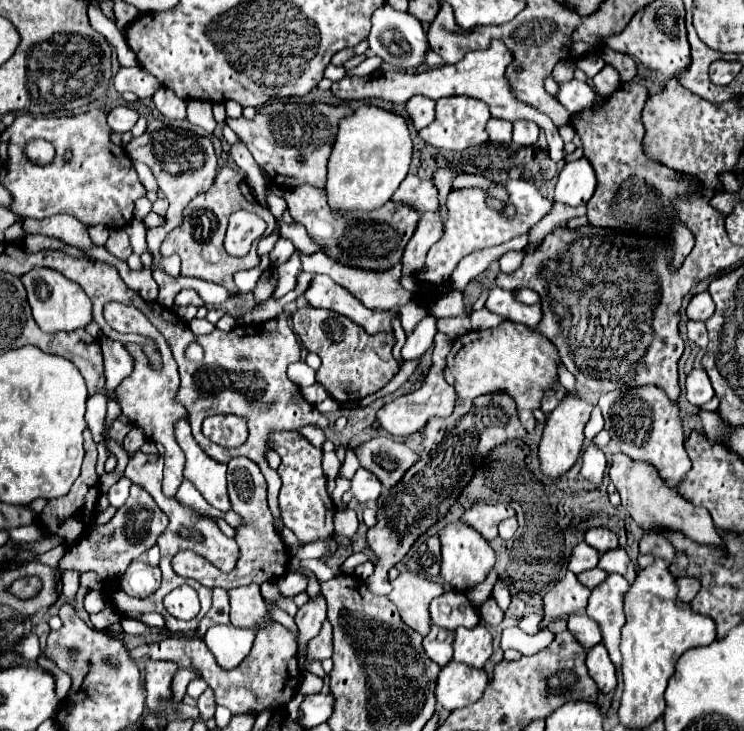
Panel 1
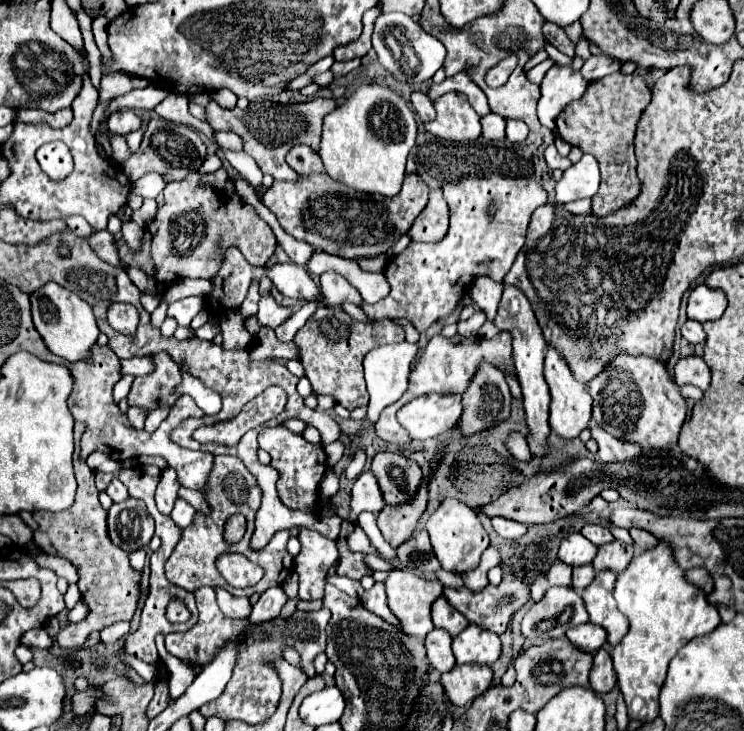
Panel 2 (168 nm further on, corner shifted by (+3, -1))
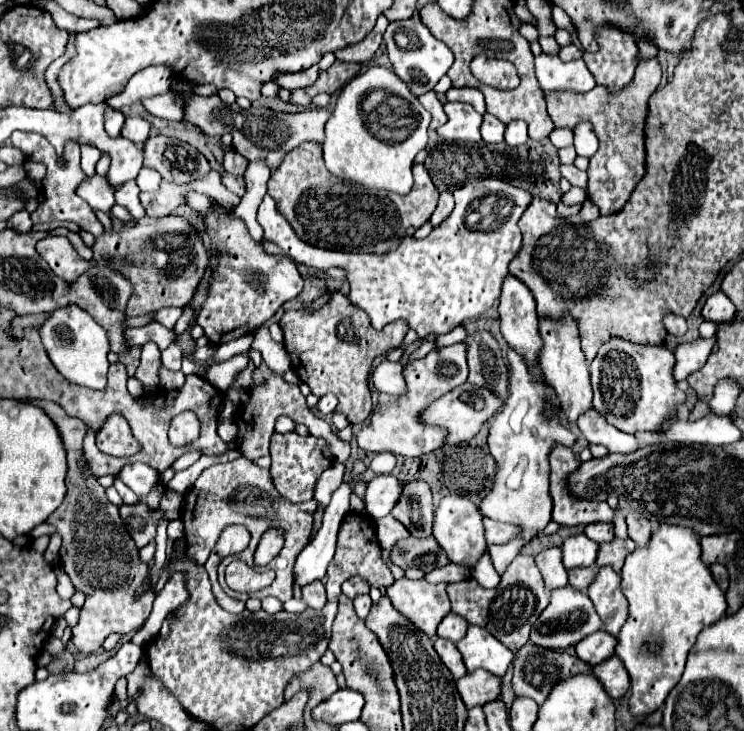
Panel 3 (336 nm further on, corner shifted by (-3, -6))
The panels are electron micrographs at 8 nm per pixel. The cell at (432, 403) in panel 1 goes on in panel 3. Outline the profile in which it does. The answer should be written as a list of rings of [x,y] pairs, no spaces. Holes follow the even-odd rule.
[[[463,383],[463,385],[455,387],[453,391],[449,391],[447,395],[443,395],[441,399],[437,399],[435,403],[431,403],[421,413],[421,419],[423,419],[423,423],[445,427],[449,431],[449,437],[447,437],[445,445],[455,445],[455,443],[463,443],[463,441],[473,439],[479,433],[481,425],[485,421],[489,421],[501,405],[503,405],[503,399],[497,393],[489,391],[487,387],[477,387],[477,385],[471,385],[471,383]]]

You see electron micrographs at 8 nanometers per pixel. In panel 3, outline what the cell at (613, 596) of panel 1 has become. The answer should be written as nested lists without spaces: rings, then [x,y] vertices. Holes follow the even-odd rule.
[[[599,567],[587,595],[605,623],[605,631],[617,635],[627,619],[627,603],[625,595],[621,595],[621,575],[611,567]]]

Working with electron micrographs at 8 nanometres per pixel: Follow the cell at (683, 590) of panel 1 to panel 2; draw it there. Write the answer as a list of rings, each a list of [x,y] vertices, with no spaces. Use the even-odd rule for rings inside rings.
[[[703,568],[687,570],[687,572],[685,572],[685,578],[687,578],[687,582],[691,582],[693,586],[699,586],[705,594],[709,594],[709,590],[713,588],[713,580],[711,580],[711,576],[707,574],[707,570],[703,570]]]

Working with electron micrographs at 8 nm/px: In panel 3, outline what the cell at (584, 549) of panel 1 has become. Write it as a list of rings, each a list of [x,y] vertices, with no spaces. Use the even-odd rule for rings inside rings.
[[[583,533],[567,537],[563,543],[563,565],[565,569],[571,567],[591,567],[595,563],[599,545],[593,543]]]

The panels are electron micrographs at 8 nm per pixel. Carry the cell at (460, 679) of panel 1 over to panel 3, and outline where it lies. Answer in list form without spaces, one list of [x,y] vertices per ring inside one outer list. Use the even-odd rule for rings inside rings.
[[[477,669],[473,673],[467,673],[457,681],[459,695],[467,709],[475,705],[485,705],[489,701],[495,701],[501,693],[501,679],[485,669]]]

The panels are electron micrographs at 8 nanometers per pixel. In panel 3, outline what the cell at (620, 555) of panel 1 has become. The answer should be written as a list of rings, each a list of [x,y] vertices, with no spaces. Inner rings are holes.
[[[615,537],[613,541],[603,543],[603,545],[599,547],[595,565],[597,565],[597,567],[605,567],[605,565],[609,565],[609,567],[613,567],[613,569],[619,573],[621,567],[623,567],[623,561],[625,561],[625,557],[627,557],[629,551],[631,551],[631,549],[629,549],[627,541]]]

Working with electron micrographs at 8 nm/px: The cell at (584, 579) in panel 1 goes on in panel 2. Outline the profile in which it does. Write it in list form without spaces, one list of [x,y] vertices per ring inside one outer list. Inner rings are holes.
[[[591,564],[573,568],[573,588],[575,590],[585,590],[593,582],[593,578],[595,578],[595,570]]]

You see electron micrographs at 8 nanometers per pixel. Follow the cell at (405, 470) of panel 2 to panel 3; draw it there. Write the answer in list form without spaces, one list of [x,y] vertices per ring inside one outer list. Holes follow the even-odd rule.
[[[411,481],[403,489],[403,497],[393,509],[393,517],[401,521],[413,537],[429,537],[433,527],[433,499],[425,481]]]

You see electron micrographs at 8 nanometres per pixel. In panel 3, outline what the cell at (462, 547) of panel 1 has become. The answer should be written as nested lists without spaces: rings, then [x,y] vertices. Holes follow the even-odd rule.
[[[447,495],[441,499],[437,511],[435,511],[435,523],[433,523],[433,537],[437,543],[445,549],[451,563],[473,567],[477,559],[487,551],[485,543],[485,529],[483,529],[483,515],[479,507],[463,495]]]

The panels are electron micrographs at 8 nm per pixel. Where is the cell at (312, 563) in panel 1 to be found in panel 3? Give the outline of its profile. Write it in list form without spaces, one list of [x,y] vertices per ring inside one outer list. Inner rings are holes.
[[[361,594],[353,599],[353,605],[356,614],[359,615],[361,619],[365,619],[365,617],[367,617],[367,613],[370,612],[372,599],[369,594]]]

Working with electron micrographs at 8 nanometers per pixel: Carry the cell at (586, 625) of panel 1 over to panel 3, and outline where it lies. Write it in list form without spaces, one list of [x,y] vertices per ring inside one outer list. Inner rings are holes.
[[[597,631],[597,633],[581,639],[575,645],[575,651],[577,651],[579,659],[583,659],[591,667],[595,667],[615,653],[615,645],[617,645],[617,639],[613,635],[609,635],[605,631]]]

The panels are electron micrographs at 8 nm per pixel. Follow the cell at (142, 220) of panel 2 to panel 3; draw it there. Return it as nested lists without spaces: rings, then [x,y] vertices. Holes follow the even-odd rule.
[[[135,180],[128,181],[125,185],[115,191],[117,205],[125,207],[125,209],[129,211],[129,215],[135,217],[135,219],[139,219],[139,217],[145,215],[143,207],[141,207],[141,203],[139,203],[139,192],[140,189]]]

